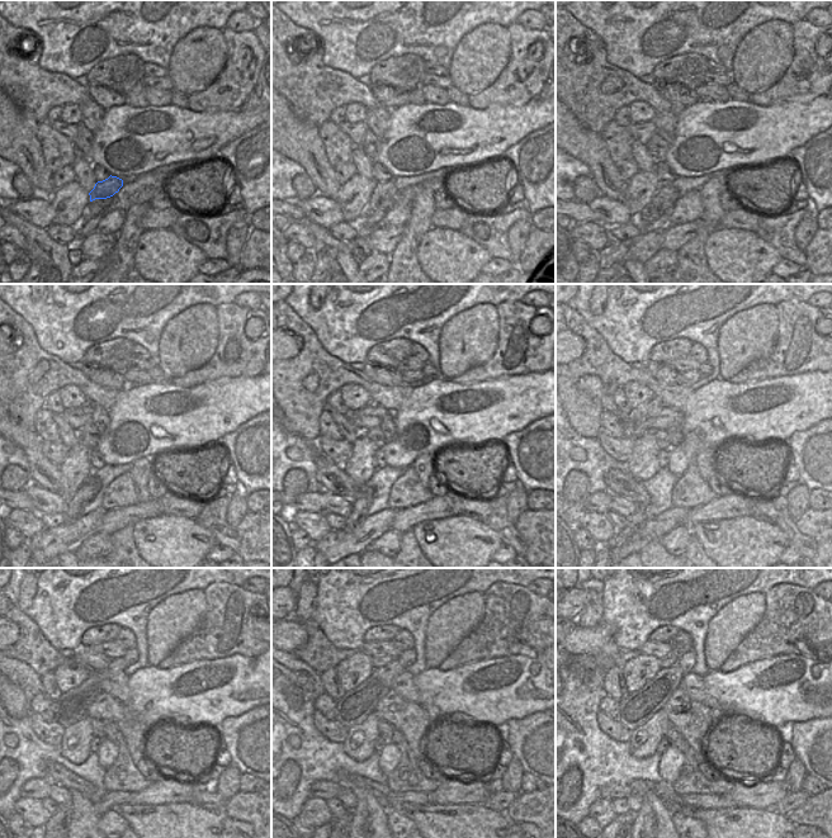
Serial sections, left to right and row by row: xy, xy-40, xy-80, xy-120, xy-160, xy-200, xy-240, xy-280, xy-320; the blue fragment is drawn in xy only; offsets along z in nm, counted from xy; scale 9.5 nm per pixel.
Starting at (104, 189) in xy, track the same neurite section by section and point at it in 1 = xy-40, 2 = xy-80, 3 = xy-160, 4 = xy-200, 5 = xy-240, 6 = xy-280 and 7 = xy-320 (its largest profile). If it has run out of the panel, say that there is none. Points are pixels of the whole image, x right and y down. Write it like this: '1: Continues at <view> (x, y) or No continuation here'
1: Continues at xy-40 (383, 193)
2: Continues at xy-80 (665, 198)
3: Continues at xy-160 (358, 515)
4: Continues at xy-200 (637, 520)
5: Continues at xy-240 (57, 824)
6: Continues at xy-280 (341, 825)
7: Continues at xy-320 (627, 825).

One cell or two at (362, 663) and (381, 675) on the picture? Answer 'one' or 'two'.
two

